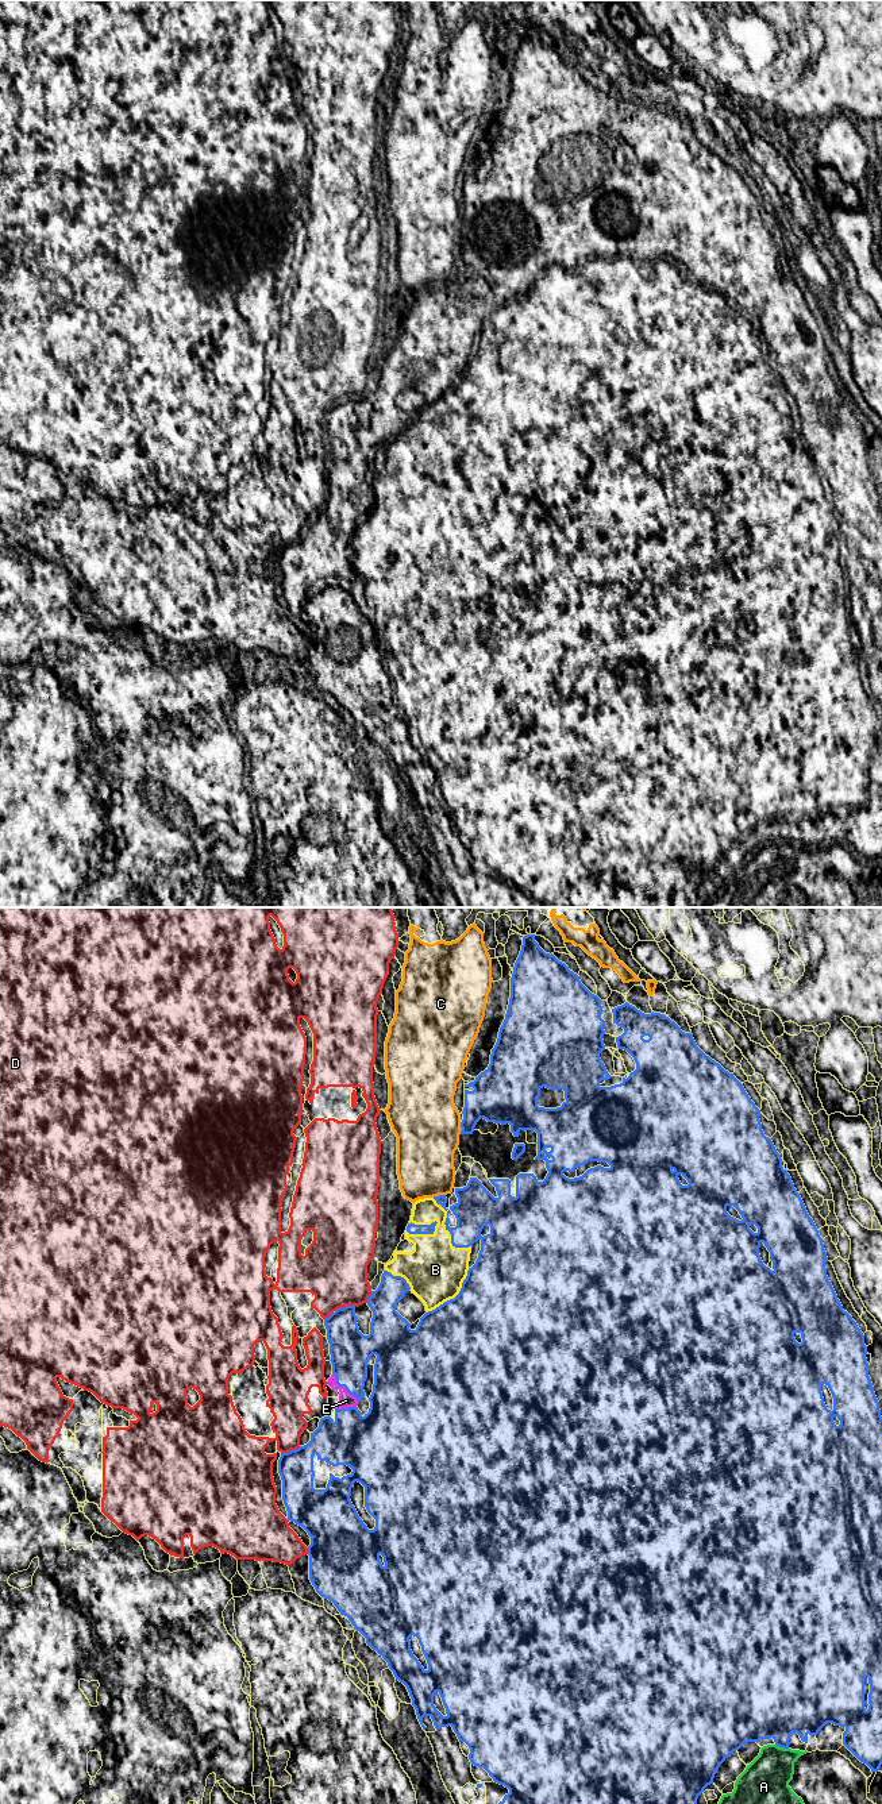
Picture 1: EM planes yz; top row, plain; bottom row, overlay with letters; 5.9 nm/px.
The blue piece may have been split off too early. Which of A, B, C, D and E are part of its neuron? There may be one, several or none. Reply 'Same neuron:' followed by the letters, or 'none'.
Same neuron: B, E

